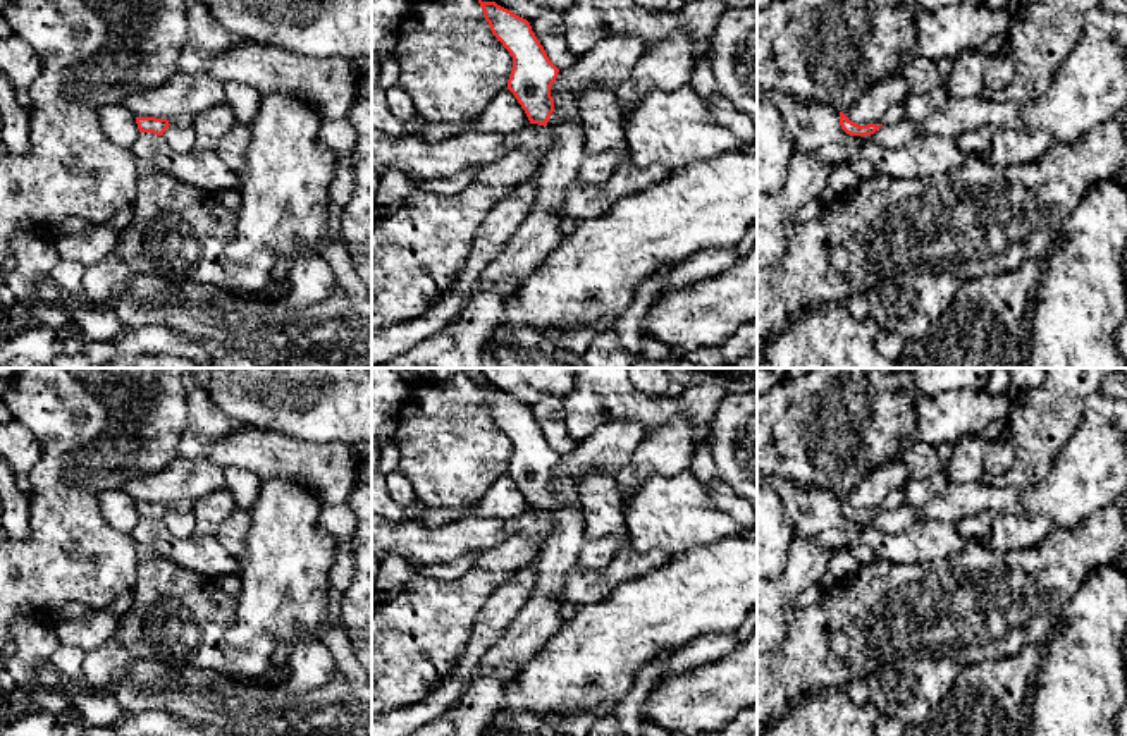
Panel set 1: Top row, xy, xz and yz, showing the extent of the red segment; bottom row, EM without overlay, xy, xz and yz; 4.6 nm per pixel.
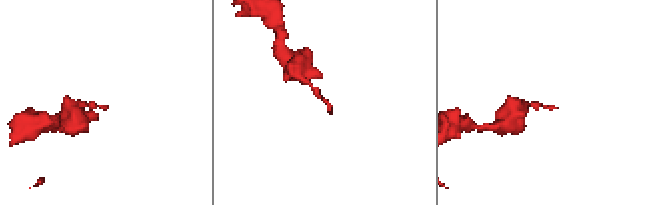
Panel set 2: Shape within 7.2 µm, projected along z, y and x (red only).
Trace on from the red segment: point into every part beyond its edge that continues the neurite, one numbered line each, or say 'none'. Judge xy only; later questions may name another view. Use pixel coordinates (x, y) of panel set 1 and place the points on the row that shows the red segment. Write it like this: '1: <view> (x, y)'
1: xy (183, 121)

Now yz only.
1: yz (895, 114)

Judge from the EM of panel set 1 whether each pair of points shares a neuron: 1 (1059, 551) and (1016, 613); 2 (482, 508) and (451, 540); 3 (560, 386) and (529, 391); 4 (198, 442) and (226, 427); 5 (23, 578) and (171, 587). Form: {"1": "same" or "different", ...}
{"1": "same", "2": "different", "3": "same", "4": "same", "5": "different"}

